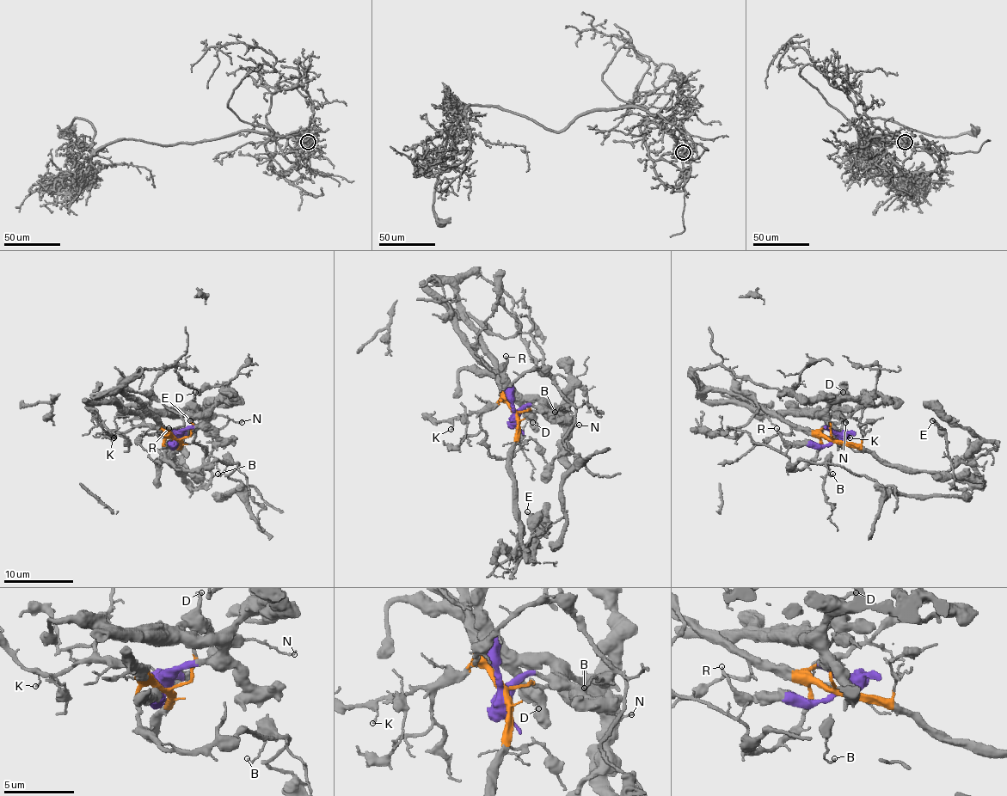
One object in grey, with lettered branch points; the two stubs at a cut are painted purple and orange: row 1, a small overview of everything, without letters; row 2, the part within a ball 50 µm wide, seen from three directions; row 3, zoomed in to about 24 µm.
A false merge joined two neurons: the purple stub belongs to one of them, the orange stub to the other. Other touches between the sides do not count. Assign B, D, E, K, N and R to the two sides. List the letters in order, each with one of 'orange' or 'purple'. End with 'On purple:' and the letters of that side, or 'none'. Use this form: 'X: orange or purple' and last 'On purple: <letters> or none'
B: orange
D: purple
E: orange
K: orange
N: orange
R: purple
On purple: D, R

